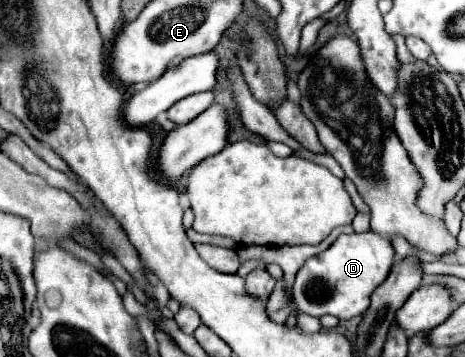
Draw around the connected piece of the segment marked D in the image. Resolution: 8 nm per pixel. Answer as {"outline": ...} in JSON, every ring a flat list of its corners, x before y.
{"outline":[[368,231,340,235,324,253,310,257,298,271,292,299,294,305,308,315,334,315,338,319,352,319,362,315,370,305,372,291,382,285,394,265,394,249,390,239]]}

